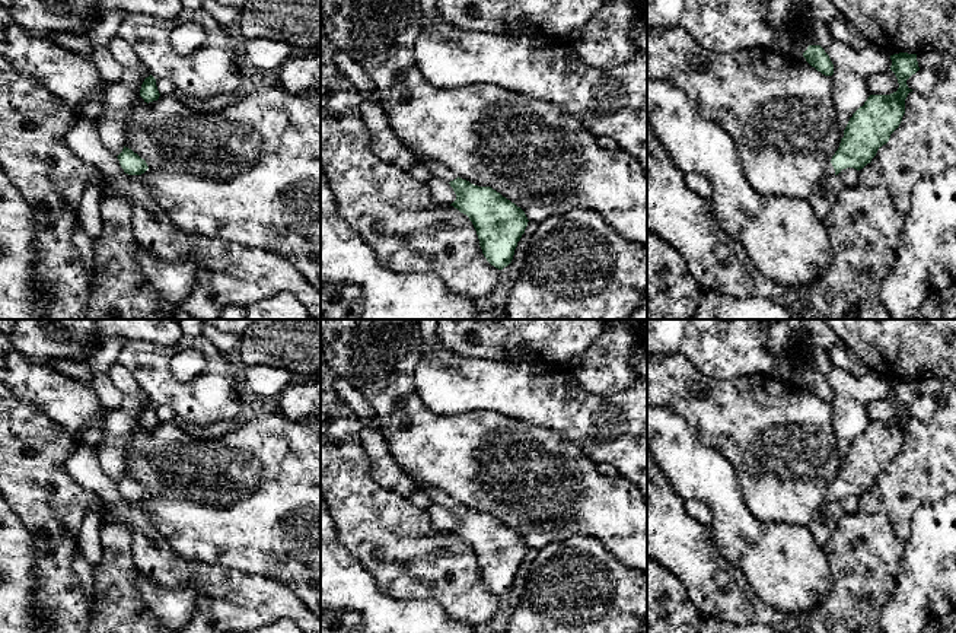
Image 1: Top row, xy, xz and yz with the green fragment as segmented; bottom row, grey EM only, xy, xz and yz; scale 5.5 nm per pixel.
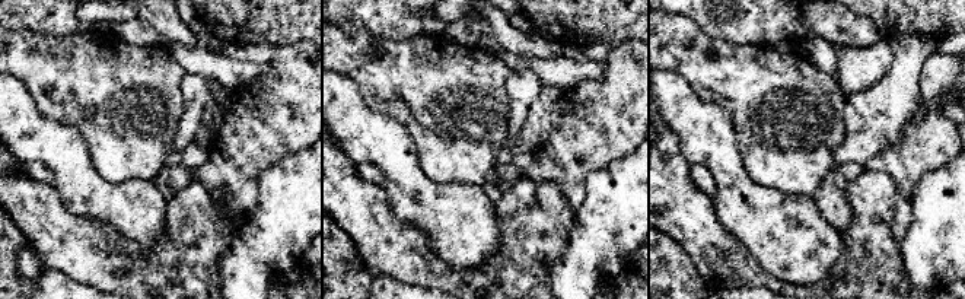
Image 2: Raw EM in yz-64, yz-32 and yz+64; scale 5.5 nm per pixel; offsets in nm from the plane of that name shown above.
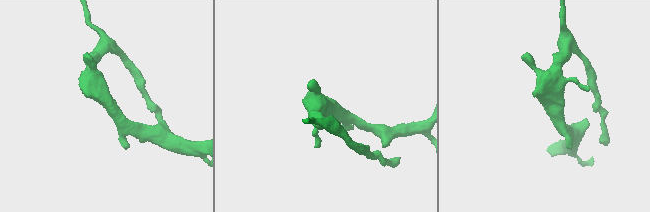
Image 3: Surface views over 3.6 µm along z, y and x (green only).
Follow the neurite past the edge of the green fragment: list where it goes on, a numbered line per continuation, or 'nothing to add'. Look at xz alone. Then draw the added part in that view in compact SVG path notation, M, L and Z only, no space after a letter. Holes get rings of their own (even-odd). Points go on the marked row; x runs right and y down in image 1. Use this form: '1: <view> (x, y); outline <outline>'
1: xz (439, 169); outline M424 160L423 163L426 163L430 168L436 178L440 178L446 182L450 182L458 178L458 175L453 171L447 169L443 163L437 160Z

